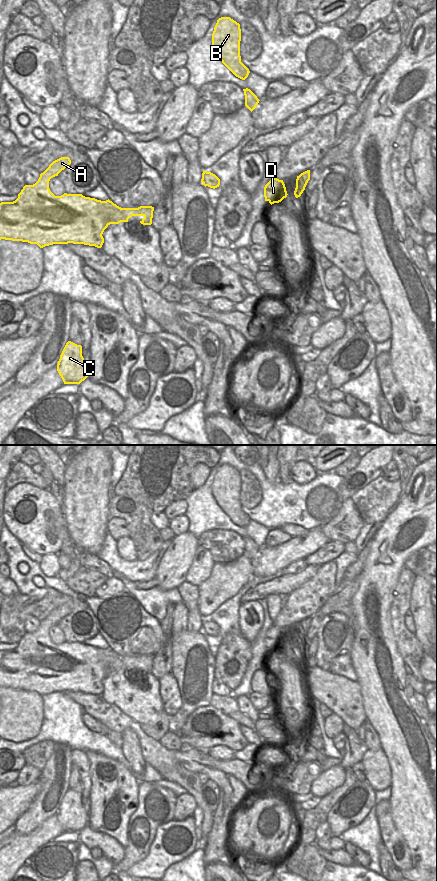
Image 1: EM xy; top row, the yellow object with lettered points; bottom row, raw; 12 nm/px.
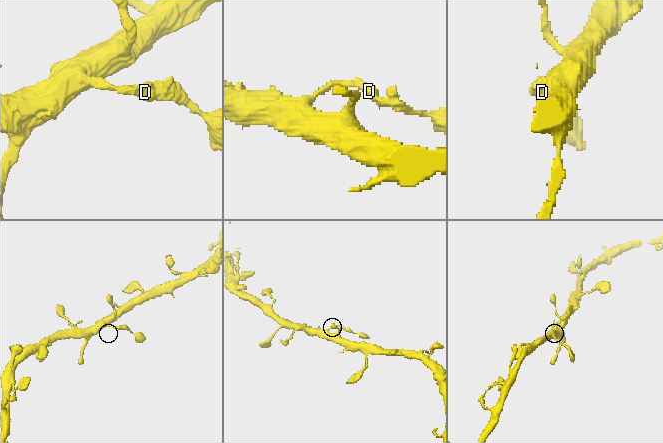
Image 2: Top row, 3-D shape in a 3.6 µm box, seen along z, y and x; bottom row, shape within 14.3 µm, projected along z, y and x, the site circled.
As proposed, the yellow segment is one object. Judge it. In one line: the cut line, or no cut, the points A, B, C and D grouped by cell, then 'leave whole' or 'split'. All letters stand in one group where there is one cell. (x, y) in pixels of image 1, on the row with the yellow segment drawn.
cut none; groups A B C D; leave whole

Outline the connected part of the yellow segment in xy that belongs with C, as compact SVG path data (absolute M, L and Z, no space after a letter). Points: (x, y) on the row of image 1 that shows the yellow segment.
M68 341L60 355L57 371L64 384L80 384L88 377L88 366L82 356L82 346Z

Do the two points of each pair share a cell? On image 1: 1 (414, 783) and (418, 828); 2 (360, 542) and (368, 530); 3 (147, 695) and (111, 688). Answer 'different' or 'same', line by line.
1: same
2: same
3: same

